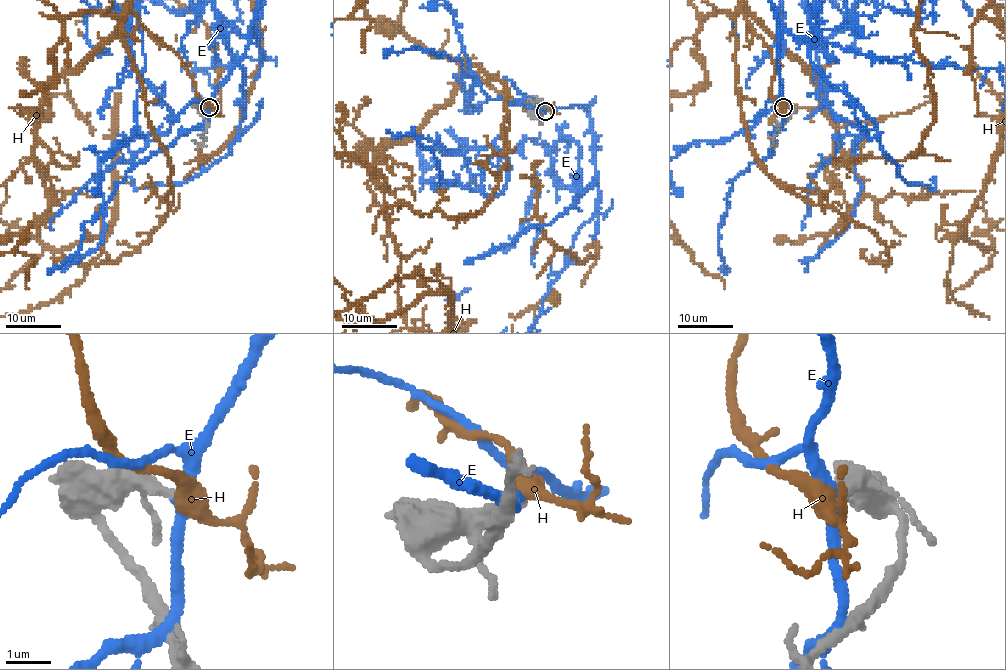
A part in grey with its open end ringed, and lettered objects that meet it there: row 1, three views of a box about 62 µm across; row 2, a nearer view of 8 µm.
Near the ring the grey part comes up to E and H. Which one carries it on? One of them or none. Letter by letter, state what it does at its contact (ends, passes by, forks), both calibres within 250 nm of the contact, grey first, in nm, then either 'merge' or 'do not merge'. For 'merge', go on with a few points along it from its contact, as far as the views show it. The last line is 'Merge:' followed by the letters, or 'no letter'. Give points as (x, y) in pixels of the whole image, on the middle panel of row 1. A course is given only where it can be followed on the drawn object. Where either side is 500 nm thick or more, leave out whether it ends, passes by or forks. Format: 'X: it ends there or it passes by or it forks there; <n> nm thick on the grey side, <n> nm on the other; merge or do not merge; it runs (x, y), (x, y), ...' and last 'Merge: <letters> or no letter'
E: it passes by; 280 nm thick on the grey side, 260 nm on the other; do not merge
H: it passes by; 200 nm thick on the grey side, 360 nm on the other; do not merge
Merge: no letter

